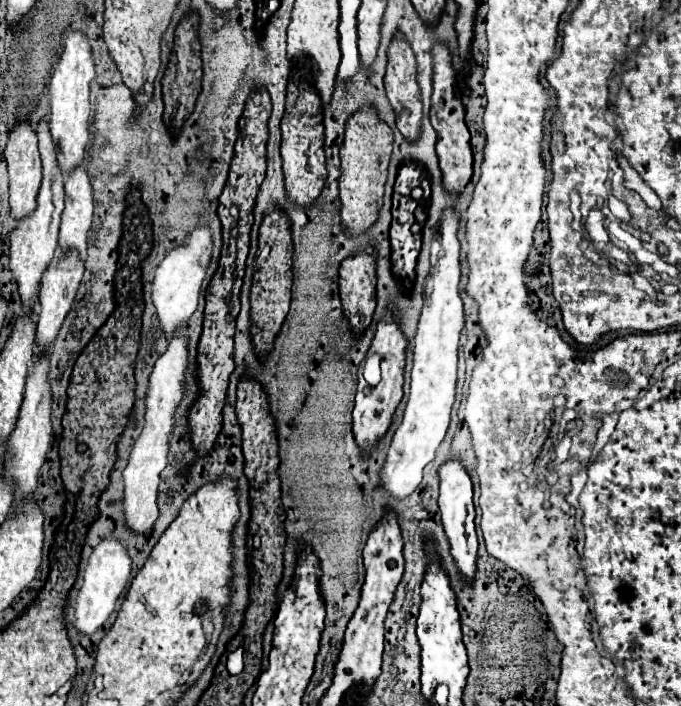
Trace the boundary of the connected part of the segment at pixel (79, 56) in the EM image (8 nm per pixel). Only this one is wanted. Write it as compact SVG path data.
M69 32L65 38L63 54L55 66L53 78L49 82L51 92L51 120L49 128L53 138L57 140L57 160L63 168L63 174L71 172L75 164L83 162L85 146L87 146L87 118L89 118L89 84L95 78L93 52L83 32Z

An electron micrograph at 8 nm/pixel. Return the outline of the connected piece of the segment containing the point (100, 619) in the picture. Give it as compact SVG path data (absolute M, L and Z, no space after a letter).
M115 538L103 540L93 550L89 564L87 564L87 570L85 570L85 582L77 594L77 600L75 600L75 622L73 622L73 626L77 628L77 632L89 636L89 634L97 632L107 622L107 618L115 610L117 598L121 596L121 592L129 580L129 572L131 572L131 558L129 558L127 550Z

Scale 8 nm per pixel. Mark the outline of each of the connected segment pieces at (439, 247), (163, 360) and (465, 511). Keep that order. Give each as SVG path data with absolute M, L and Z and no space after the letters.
M445 208L437 236L431 244L431 272L425 280L425 306L419 318L419 328L415 334L413 348L413 372L411 372L411 392L403 422L397 428L393 442L389 446L387 460L381 470L381 484L395 498L409 496L421 482L423 468L435 458L435 450L441 444L455 402L457 386L457 360L459 360L459 338L465 328L463 300L459 294L461 280L461 244L459 244L459 214L455 208Z
M177 332L171 340L167 350L157 358L153 374L149 378L149 392L147 392L147 412L145 412L145 426L141 436L135 440L129 464L123 472L125 478L125 526L133 534L147 532L159 518L157 506L157 488L159 488L159 474L167 466L169 454L169 438L175 430L175 408L185 396L185 370L187 370L187 356L189 356L189 336Z
M451 458L439 466L439 508L441 508L441 522L445 534L451 542L453 558L461 570L465 584L471 584L475 576L475 560L477 560L477 536L475 536L475 508L473 508L473 482L469 472L465 470L459 458Z

